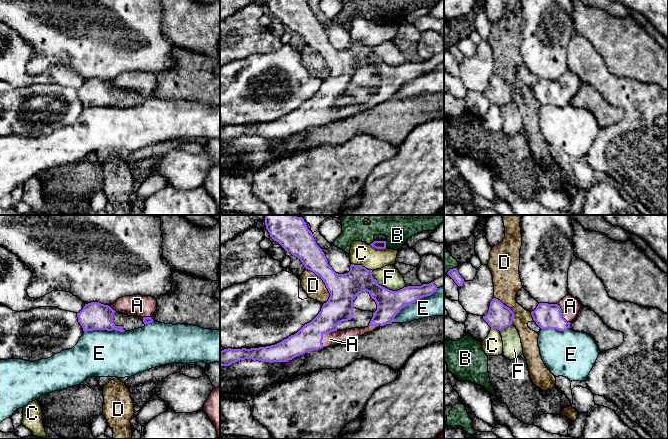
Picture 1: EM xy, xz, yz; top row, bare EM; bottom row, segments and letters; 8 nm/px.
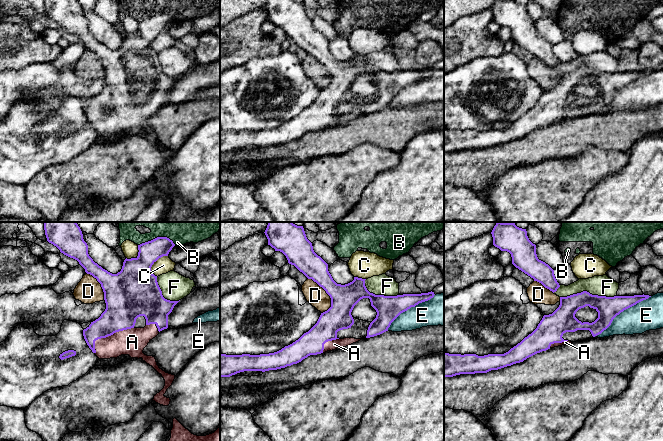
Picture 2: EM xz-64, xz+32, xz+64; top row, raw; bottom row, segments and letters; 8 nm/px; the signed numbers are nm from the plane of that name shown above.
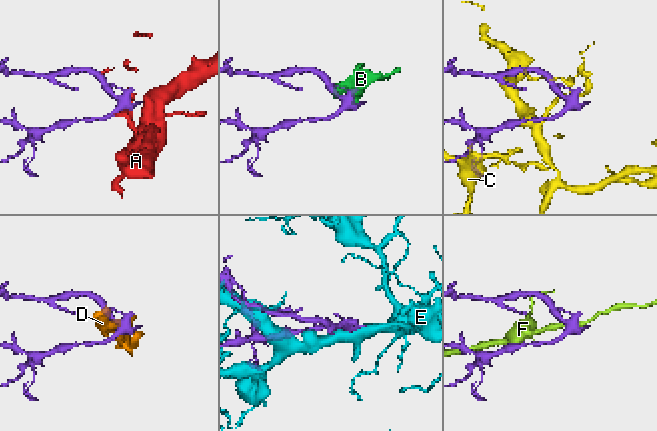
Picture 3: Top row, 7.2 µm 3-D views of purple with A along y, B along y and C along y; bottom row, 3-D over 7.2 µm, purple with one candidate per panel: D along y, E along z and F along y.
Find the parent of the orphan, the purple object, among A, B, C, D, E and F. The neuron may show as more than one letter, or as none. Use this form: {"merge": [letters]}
{"merge": ["A"]}

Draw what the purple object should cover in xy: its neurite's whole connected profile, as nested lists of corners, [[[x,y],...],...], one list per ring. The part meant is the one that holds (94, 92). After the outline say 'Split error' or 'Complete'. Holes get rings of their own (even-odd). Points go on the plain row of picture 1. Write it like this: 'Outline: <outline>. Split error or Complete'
Outline: [[[133,71],[117,75],[111,81],[104,81],[99,78],[85,80],[83,85],[77,89],[78,98],[83,107],[107,106],[124,108],[122,102],[116,102],[113,98],[115,88],[128,92],[143,94],[144,100],[154,98],[151,94],[157,86],[157,76],[151,72]]]. Split error

